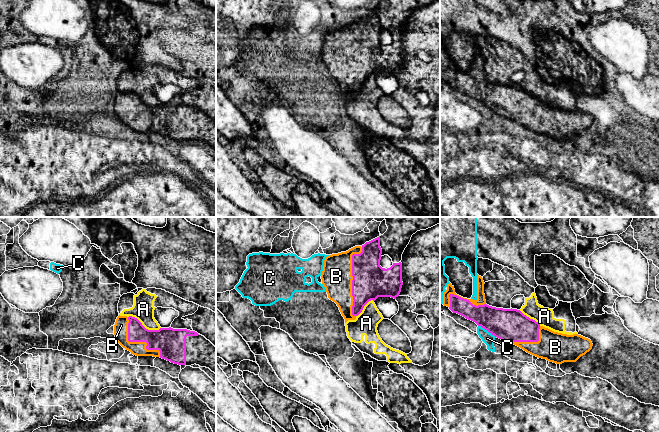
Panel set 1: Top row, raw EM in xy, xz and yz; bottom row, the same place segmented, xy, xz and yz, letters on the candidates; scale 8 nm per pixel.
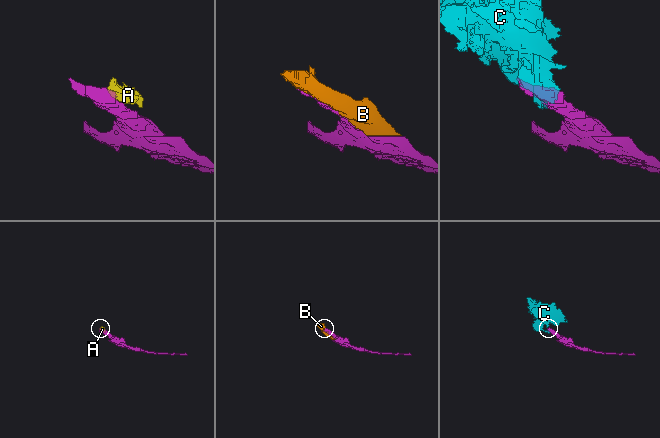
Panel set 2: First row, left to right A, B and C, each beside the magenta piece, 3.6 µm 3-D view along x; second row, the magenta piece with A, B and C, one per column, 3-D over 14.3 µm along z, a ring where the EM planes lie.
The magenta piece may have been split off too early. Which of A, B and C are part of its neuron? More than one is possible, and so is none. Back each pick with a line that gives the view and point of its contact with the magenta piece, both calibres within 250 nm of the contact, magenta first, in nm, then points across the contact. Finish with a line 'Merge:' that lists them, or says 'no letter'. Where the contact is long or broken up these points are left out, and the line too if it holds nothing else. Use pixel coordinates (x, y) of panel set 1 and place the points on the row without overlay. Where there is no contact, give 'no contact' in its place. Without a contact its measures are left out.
B: contact xz (352, 56); calibres 280 and 240 nm
Merge: B

